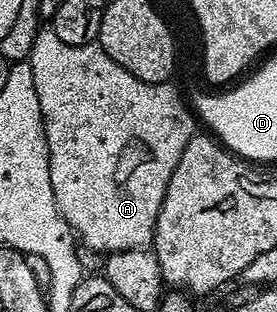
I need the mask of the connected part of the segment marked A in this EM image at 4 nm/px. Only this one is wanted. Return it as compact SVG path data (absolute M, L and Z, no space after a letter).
M50 26L41 27L40 31L36 33L32 53L26 57L26 62L32 67L34 90L38 90L38 106L42 106L42 118L50 158L50 186L54 186L54 198L58 210L66 218L72 231L76 233L79 243L105 254L135 248L148 248L152 242L152 231L156 225L158 210L162 210L162 198L166 198L166 186L170 186L170 174L174 174L174 166L178 166L178 158L182 158L182 150L186 150L186 146L198 132L197 117L186 103L182 92L180 96L179 90L172 82L167 84L142 82L142 78L134 78L134 74L130 74L130 70L122 70L122 66L118 66L118 62L114 62L114 58L110 58L110 54L106 54L106 50L102 50L99 43L70 46L66 42L62 42Z

